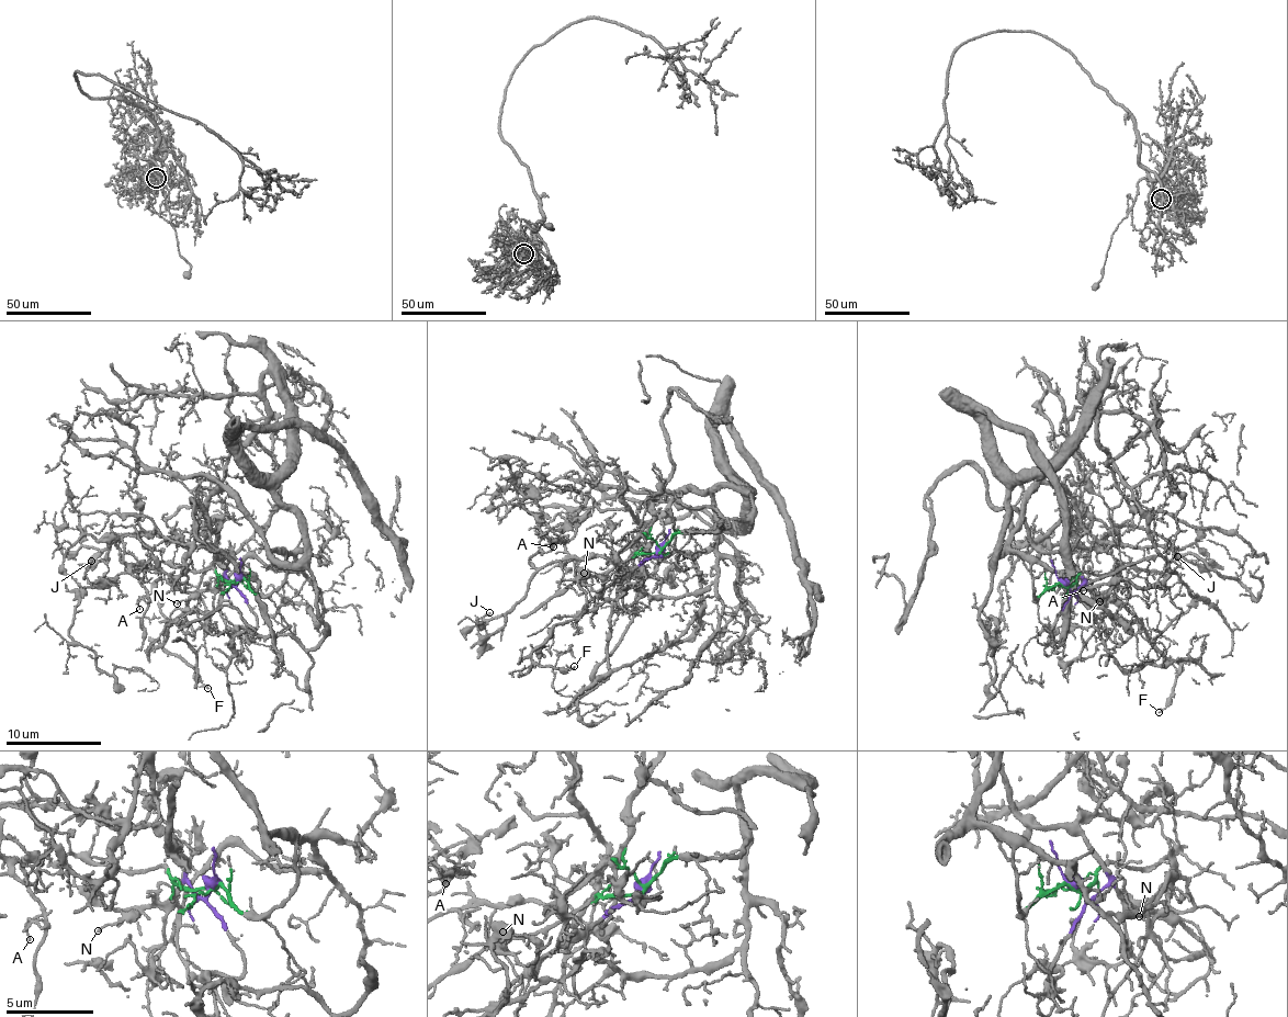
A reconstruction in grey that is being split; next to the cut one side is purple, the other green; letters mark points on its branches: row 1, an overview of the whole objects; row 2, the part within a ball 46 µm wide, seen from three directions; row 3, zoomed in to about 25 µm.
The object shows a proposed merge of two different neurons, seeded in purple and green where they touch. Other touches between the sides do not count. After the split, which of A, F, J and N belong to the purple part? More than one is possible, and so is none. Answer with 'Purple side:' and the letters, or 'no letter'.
Purple side: A, F, J, N

